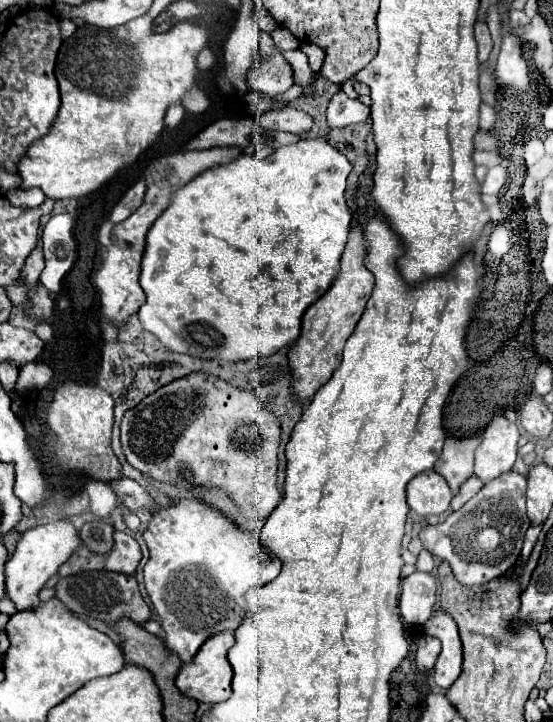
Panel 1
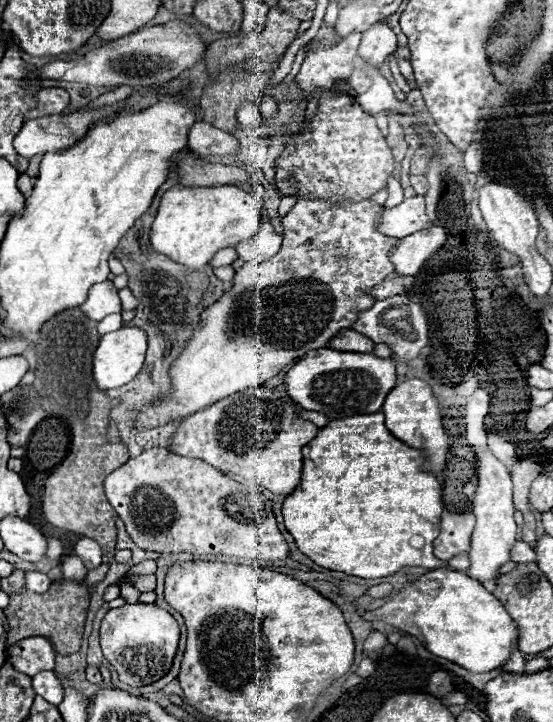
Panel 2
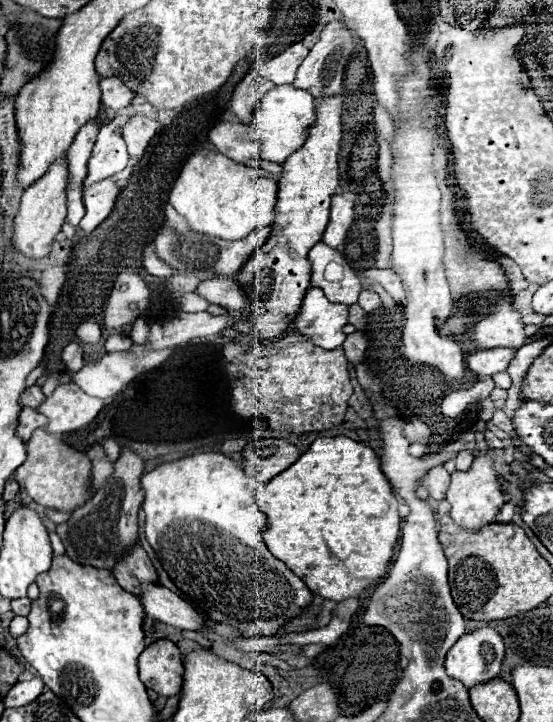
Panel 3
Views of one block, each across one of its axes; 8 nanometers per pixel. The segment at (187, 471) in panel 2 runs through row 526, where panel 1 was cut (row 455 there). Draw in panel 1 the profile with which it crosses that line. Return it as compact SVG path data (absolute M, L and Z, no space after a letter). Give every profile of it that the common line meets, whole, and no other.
M192 372L158 388L122 418L122 448L128 464L154 480L172 482L184 490L198 484L214 484L226 490L246 514L246 522L238 524L254 534L262 532L266 518L280 502L280 492L276 488L280 434L280 418L266 408L262 410L262 400L254 392L236 388L206 372Z

